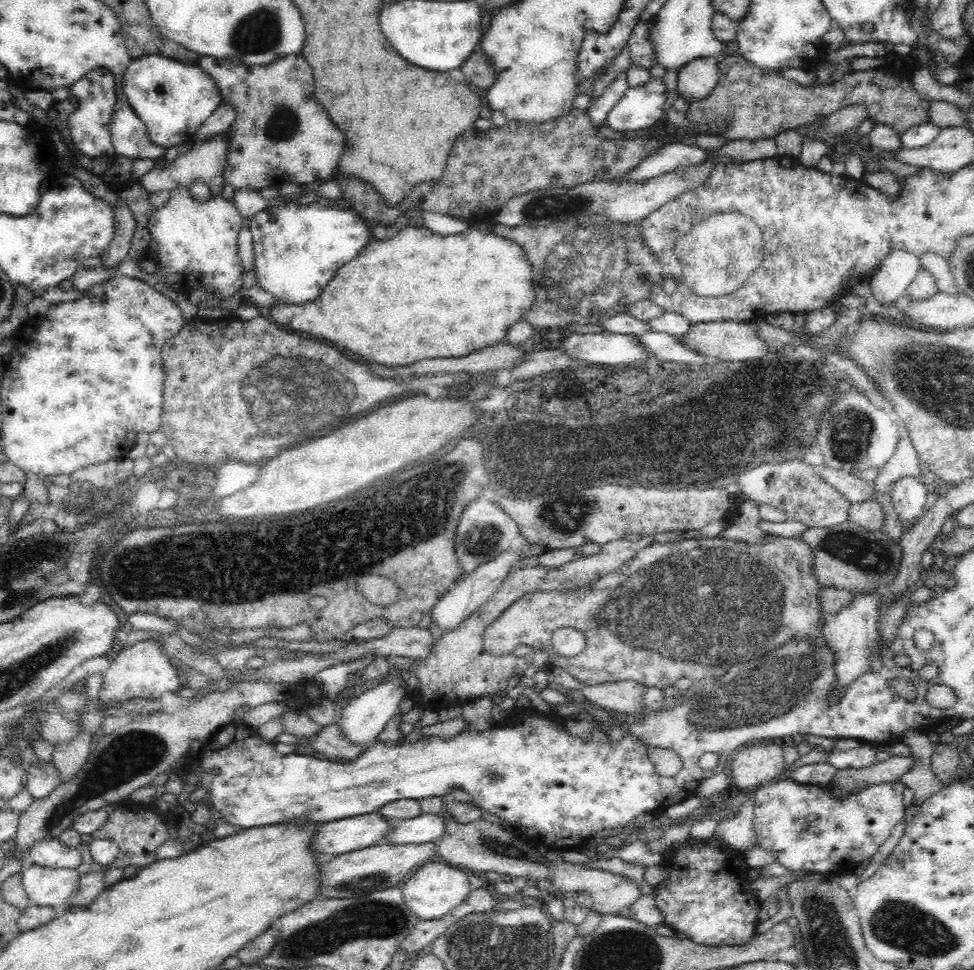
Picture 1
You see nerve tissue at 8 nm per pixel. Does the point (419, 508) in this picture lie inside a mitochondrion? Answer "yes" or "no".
yes

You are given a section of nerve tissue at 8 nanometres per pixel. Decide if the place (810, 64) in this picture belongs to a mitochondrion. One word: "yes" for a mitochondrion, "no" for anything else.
no

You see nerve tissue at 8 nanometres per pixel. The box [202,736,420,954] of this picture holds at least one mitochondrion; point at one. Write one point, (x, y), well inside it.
(360, 883)

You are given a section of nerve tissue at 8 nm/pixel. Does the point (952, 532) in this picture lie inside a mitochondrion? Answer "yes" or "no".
no

